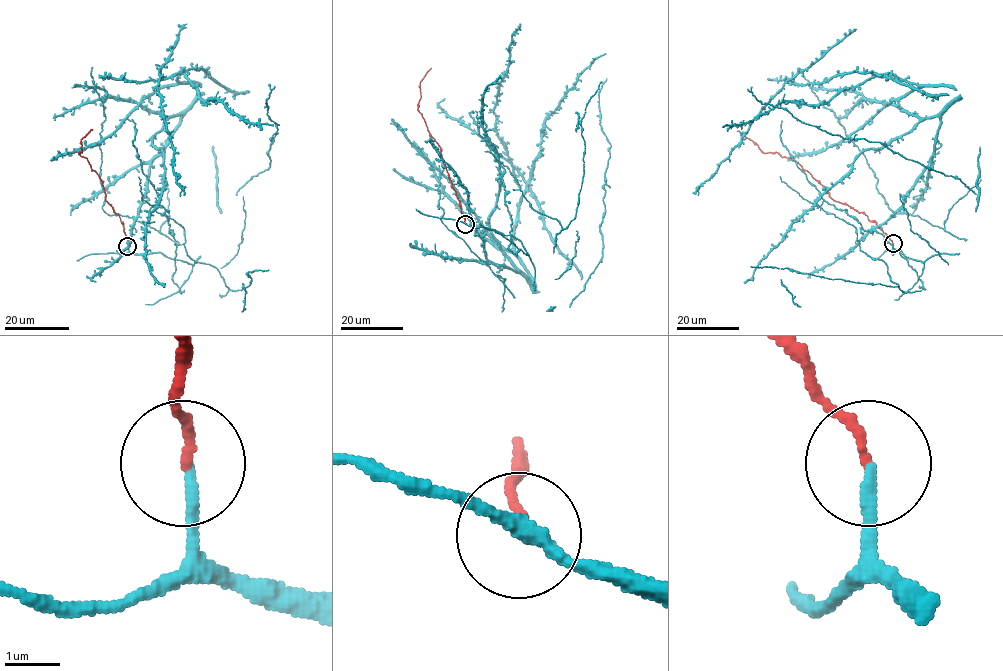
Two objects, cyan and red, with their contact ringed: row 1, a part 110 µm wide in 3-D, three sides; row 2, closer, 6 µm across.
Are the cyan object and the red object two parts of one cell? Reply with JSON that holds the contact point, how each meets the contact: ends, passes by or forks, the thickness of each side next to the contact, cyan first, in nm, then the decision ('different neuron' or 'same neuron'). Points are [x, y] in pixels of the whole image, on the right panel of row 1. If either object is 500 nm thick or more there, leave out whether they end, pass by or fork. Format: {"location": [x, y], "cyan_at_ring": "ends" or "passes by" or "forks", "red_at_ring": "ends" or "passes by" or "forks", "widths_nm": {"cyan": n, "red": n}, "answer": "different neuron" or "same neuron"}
{"location": [893, 243], "cyan_at_ring": "ends", "red_at_ring": "ends", "widths_nm": {"cyan": 190, "red": 160}, "answer": "same neuron"}

